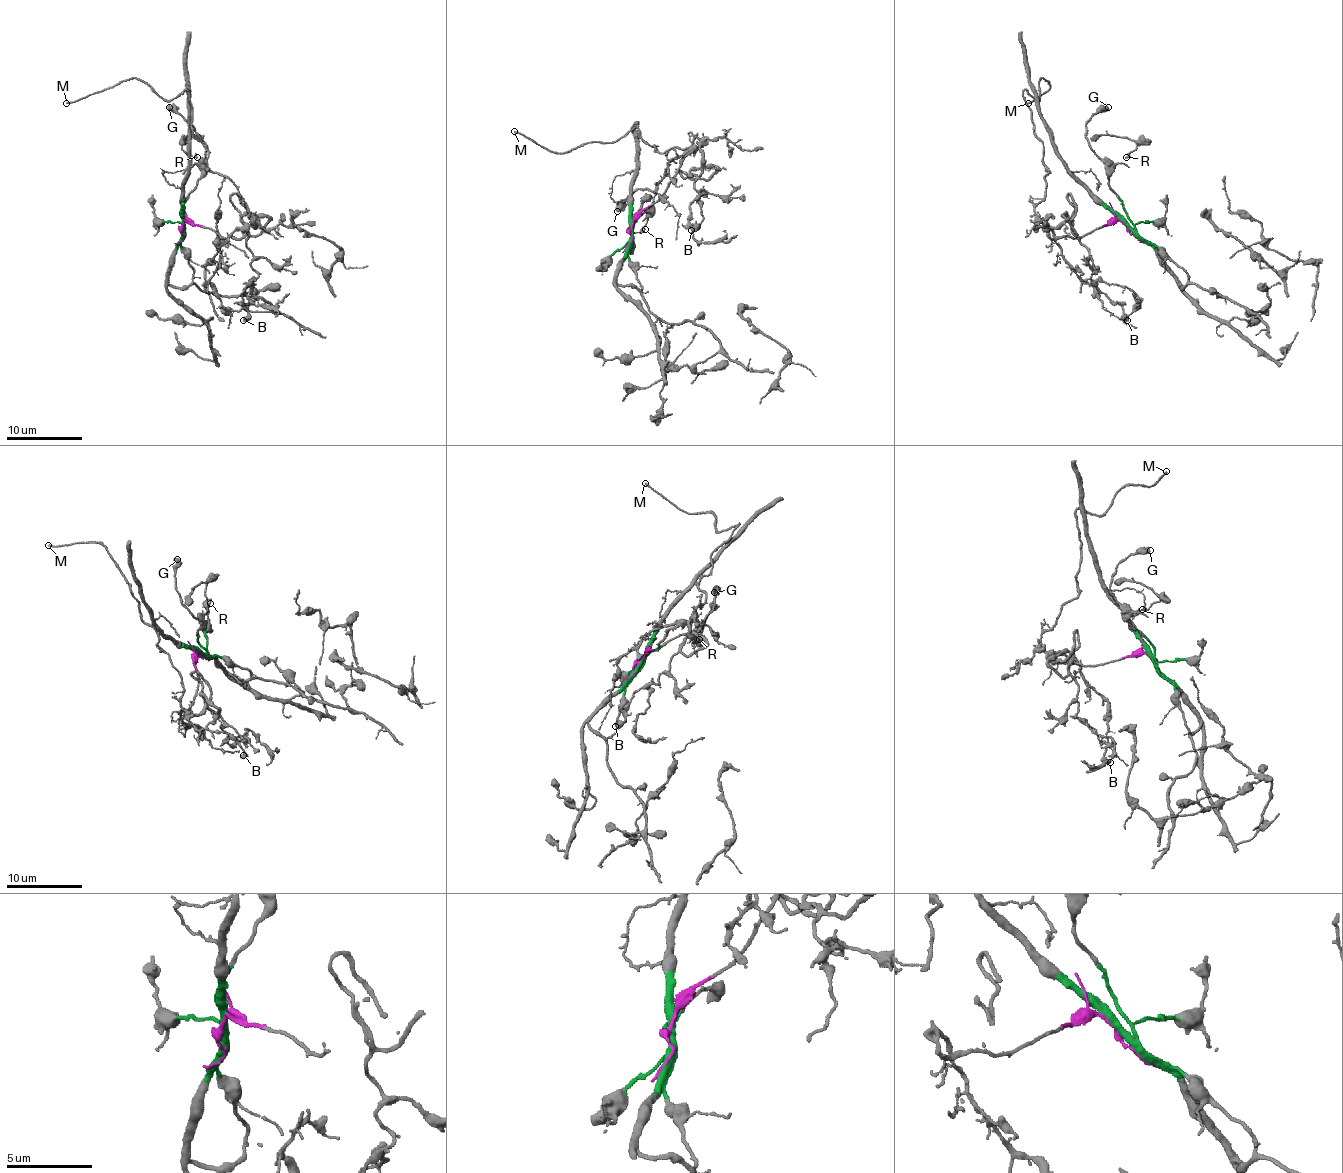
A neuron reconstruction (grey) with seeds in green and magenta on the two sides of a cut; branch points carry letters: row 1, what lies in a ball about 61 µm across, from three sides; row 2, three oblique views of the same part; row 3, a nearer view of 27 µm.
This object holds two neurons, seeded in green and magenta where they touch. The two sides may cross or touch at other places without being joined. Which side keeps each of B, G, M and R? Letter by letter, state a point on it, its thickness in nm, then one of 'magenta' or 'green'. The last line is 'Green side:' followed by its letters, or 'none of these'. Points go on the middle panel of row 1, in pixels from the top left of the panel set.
B: place (691, 230); calibre 480 nm; magenta
G: place (617, 211); calibre 600 nm; green
M: place (514, 131); calibre 160 nm; magenta
R: place (645, 229); calibre 100 nm; green
Green side: G, R

